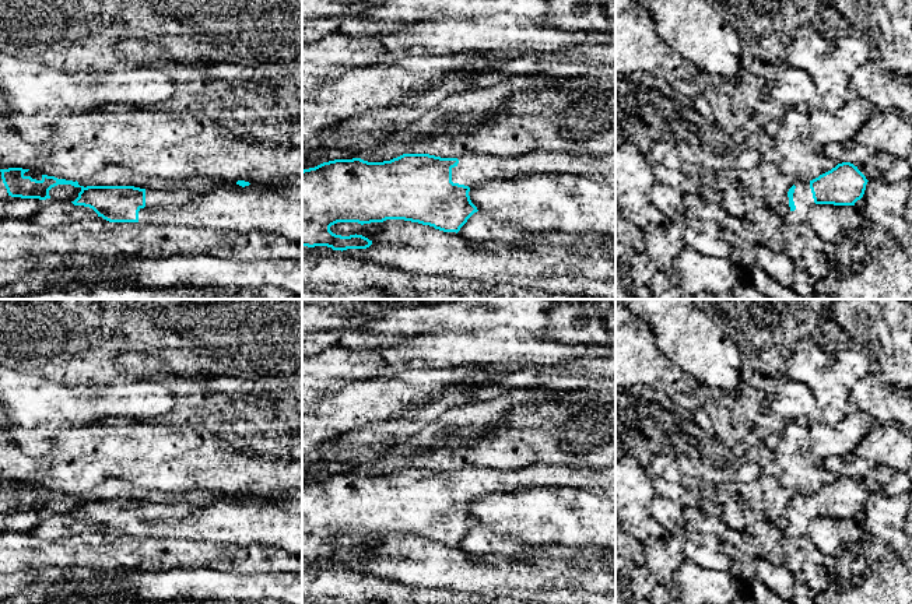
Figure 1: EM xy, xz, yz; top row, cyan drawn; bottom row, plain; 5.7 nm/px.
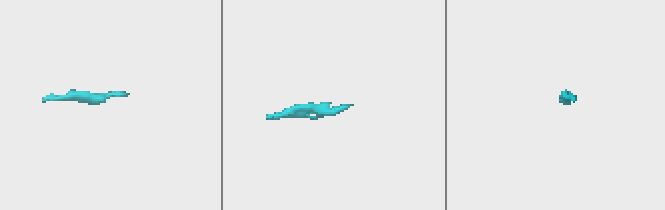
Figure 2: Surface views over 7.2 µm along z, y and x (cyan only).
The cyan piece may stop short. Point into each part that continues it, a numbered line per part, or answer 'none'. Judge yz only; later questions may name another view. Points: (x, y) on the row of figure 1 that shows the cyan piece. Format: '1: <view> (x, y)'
1: yz (803, 199)

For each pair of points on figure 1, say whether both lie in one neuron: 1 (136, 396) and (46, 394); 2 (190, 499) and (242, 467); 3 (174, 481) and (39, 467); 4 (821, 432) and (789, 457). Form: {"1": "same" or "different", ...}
{"1": "same", "2": "different", "3": "same", "4": "different"}

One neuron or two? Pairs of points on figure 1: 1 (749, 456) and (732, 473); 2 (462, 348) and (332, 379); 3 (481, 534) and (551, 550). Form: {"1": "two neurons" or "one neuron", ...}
{"1": "one neuron", "2": "one neuron", "3": "one neuron"}

